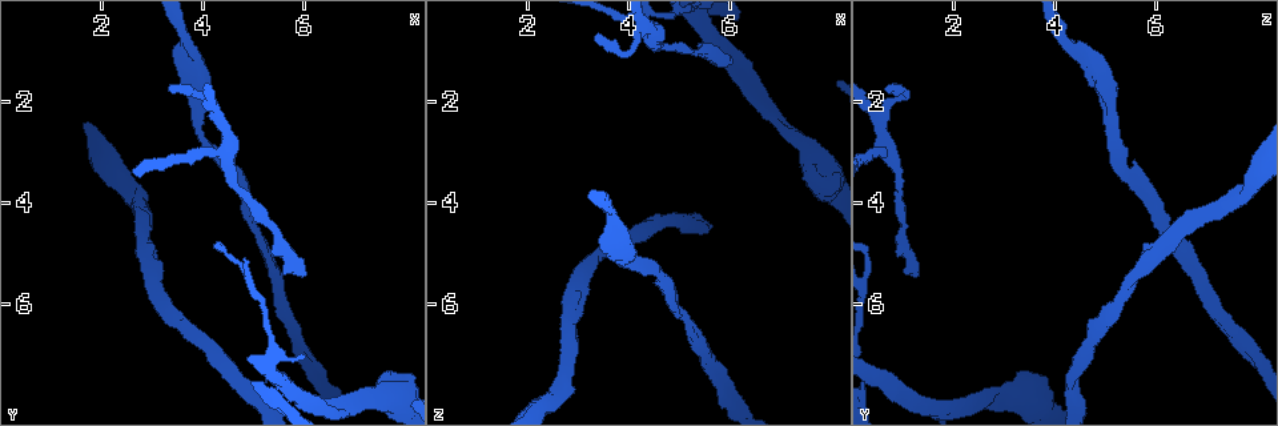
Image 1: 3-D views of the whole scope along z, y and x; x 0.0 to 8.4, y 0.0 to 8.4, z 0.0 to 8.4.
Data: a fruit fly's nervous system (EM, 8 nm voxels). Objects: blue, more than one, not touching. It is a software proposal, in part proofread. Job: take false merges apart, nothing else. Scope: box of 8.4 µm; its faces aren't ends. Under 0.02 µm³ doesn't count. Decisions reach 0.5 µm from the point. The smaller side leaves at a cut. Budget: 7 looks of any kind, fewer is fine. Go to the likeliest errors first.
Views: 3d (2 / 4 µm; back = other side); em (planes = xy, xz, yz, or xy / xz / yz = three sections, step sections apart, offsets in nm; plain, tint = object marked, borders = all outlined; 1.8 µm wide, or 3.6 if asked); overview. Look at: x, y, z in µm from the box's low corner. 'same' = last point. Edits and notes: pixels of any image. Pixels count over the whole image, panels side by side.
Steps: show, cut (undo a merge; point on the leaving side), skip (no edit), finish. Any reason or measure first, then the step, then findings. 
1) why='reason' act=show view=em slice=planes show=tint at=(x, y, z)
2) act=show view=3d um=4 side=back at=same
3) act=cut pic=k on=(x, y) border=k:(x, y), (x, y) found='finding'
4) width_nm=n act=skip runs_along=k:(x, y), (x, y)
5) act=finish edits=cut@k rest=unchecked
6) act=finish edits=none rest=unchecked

why='sudden change in width' act=show view=em um=3.6 slice=planes show=tint at=(7.65, 7.75, 3.05)

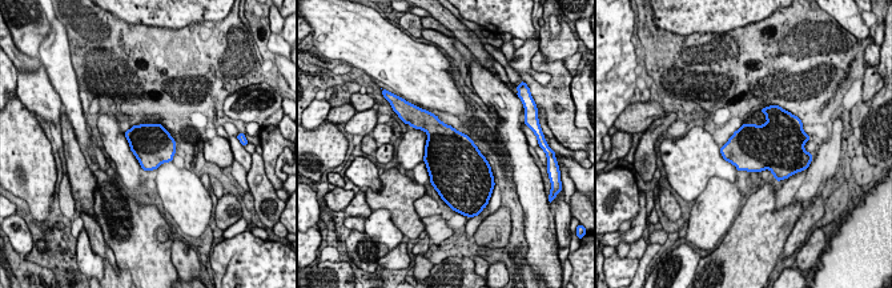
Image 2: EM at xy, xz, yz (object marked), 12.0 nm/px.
act=skip found='one neuron here'

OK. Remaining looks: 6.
why='three-way junction' act=show view=3d um=4 at=(4.50, 3.05, 0.65)

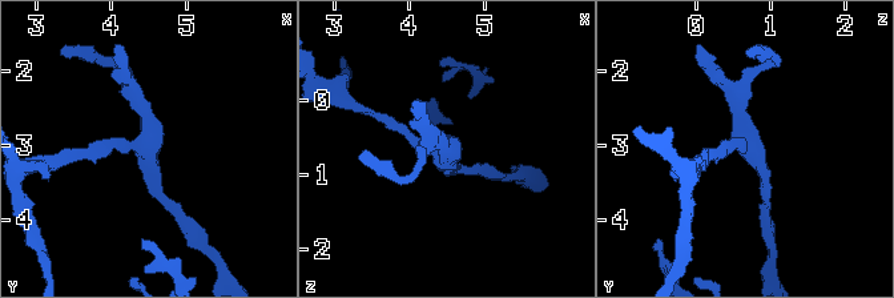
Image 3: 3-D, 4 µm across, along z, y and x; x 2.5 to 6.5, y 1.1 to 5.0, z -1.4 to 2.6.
arms=3 why='shape alone is not enough' act=show view=em um=3.6 slice=planes show=tint at=(4.50, 3.00, 0.70)

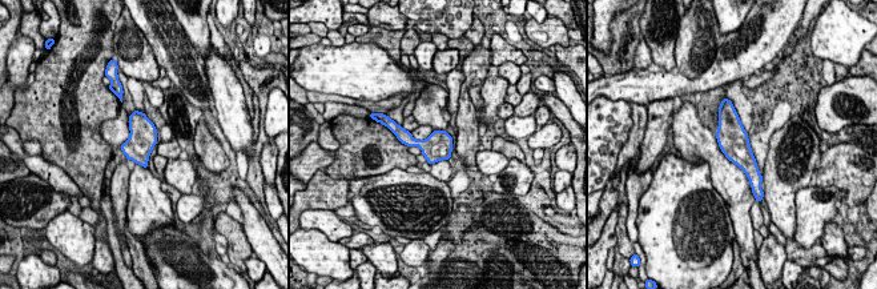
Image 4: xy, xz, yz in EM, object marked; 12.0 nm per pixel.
act=skip found='all the same neuron'

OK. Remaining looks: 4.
why='sudden change in width' act=show view=3d um=4 at=(3.75, 1.25, 4.75)

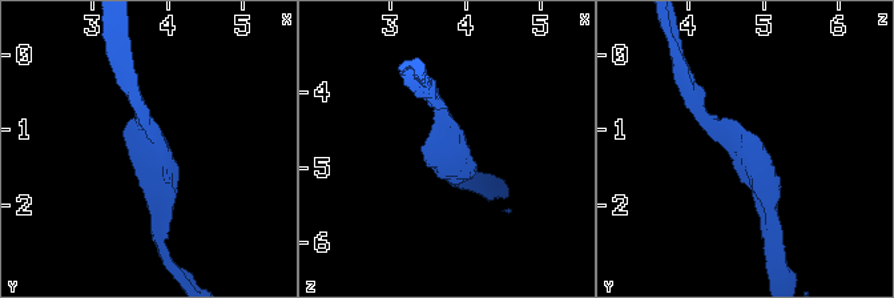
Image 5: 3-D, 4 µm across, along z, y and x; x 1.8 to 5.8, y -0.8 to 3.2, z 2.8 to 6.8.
arm_widths_nm=190,340 why='now the EM' act=show view=em um=3.6 slice=xz step=4 show=tint at=(3.80, 1.20, 4.70)

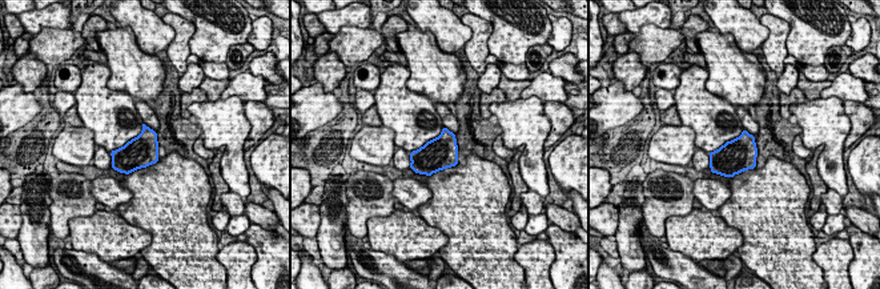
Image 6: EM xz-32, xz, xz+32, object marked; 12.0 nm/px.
why='another direction' act=show view=em um=3.6 slice=planes show=borders at=same

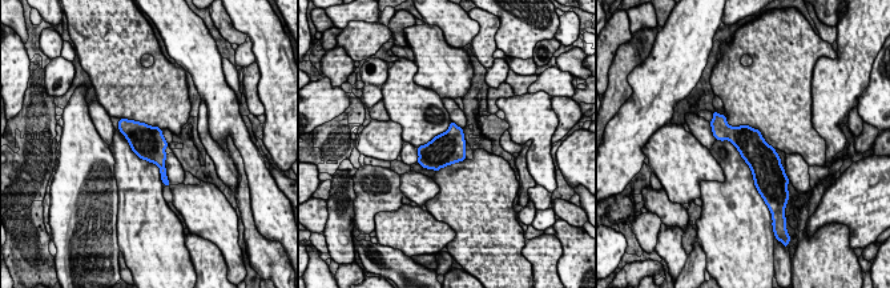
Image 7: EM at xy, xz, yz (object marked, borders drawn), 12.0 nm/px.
act=skip found='continuous, no second neuron'

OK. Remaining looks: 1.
act=finish edits=none rest=unchecked

